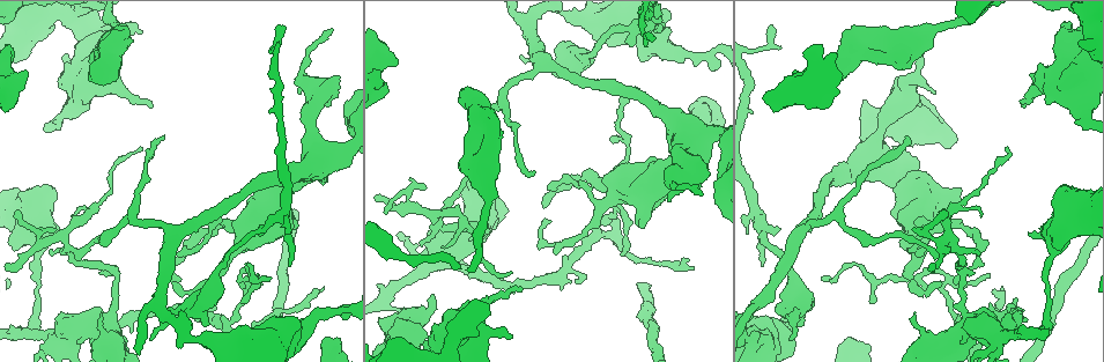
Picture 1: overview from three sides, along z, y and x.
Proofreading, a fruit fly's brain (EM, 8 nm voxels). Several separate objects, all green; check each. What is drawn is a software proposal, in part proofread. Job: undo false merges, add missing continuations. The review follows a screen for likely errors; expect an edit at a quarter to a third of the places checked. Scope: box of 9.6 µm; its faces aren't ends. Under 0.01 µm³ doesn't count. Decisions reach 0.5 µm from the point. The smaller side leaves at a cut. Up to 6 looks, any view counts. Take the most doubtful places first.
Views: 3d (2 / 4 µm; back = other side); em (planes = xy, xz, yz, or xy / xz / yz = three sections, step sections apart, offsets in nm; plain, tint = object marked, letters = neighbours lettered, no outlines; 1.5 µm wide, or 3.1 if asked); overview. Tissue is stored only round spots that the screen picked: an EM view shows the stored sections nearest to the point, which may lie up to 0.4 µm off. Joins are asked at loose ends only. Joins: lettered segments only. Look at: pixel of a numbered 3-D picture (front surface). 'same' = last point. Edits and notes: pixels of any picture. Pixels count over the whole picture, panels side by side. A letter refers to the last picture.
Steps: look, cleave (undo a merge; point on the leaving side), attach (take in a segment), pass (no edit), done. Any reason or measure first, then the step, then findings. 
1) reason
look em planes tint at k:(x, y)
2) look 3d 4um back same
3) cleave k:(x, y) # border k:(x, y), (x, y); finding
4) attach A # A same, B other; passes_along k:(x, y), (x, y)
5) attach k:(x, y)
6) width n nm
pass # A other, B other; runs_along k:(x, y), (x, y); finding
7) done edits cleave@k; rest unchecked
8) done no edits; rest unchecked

free end
look em planes letters at 1:(867, 349)

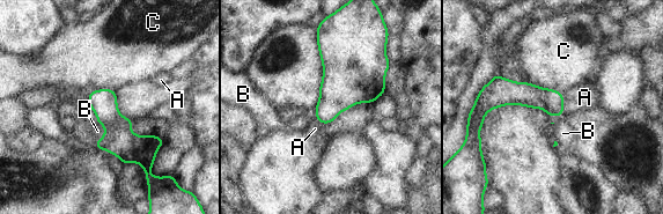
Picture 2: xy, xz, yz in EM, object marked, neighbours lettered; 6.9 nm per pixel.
pass # A other, B other, C other; no lettered segment goes on from it

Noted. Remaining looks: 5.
thick end
look 3d 4um at 1:(297, 93)

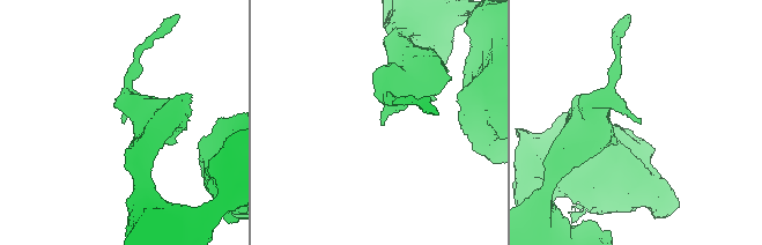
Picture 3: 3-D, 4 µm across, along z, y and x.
look em planes plain at 3:(383, 123)

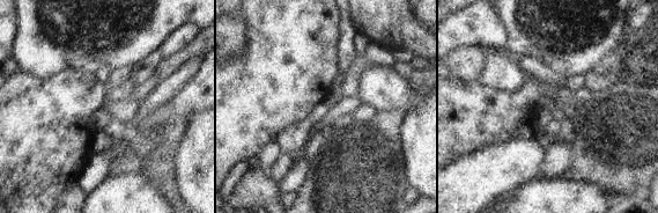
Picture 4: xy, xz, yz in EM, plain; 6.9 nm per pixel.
see the neighbours
look em planes letters same

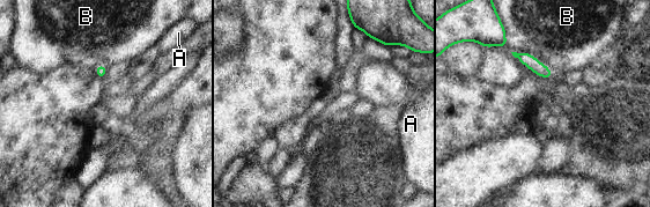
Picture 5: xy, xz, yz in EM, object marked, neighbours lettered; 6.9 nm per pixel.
pass # A other, B other; none of them fits

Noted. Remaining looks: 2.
tapers out
look em xy step 4 letters at 1:(920, 227)

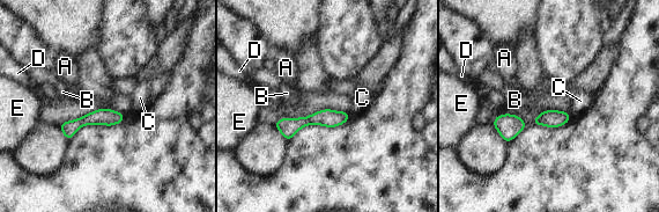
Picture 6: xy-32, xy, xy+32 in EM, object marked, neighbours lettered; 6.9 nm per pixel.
width 120 nm; longest_contact B 160 nm
pass # A other, B other, C other, D other, E other; none of them fits

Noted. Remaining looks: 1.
done no edits; rest unchecked

